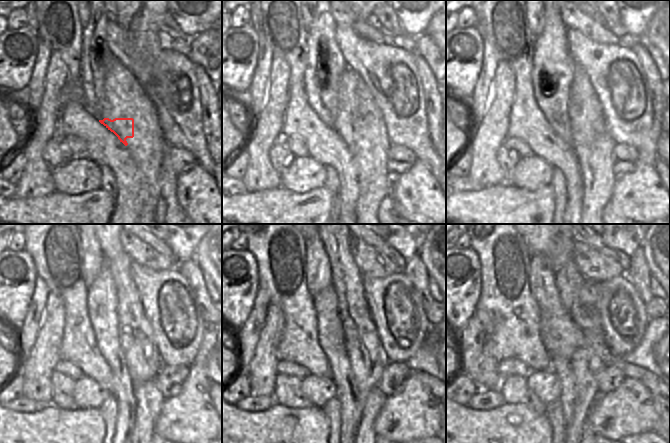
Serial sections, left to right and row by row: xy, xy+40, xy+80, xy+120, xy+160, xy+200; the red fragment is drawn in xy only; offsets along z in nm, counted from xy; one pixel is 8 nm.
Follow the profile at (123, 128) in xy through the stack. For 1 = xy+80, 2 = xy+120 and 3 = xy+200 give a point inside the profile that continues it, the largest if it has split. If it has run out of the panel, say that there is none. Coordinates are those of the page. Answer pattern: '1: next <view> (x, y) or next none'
1: next xy+80 (570, 115)
2: next xy+120 (140, 362)
3: next xy+200 (587, 366)

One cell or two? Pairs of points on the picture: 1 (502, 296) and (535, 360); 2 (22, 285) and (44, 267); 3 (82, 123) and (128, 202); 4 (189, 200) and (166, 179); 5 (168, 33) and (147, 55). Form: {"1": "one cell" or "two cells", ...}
{"1": "one cell", "2": "two cells", "3": "one cell", "4": "two cells", "5": "two cells"}

